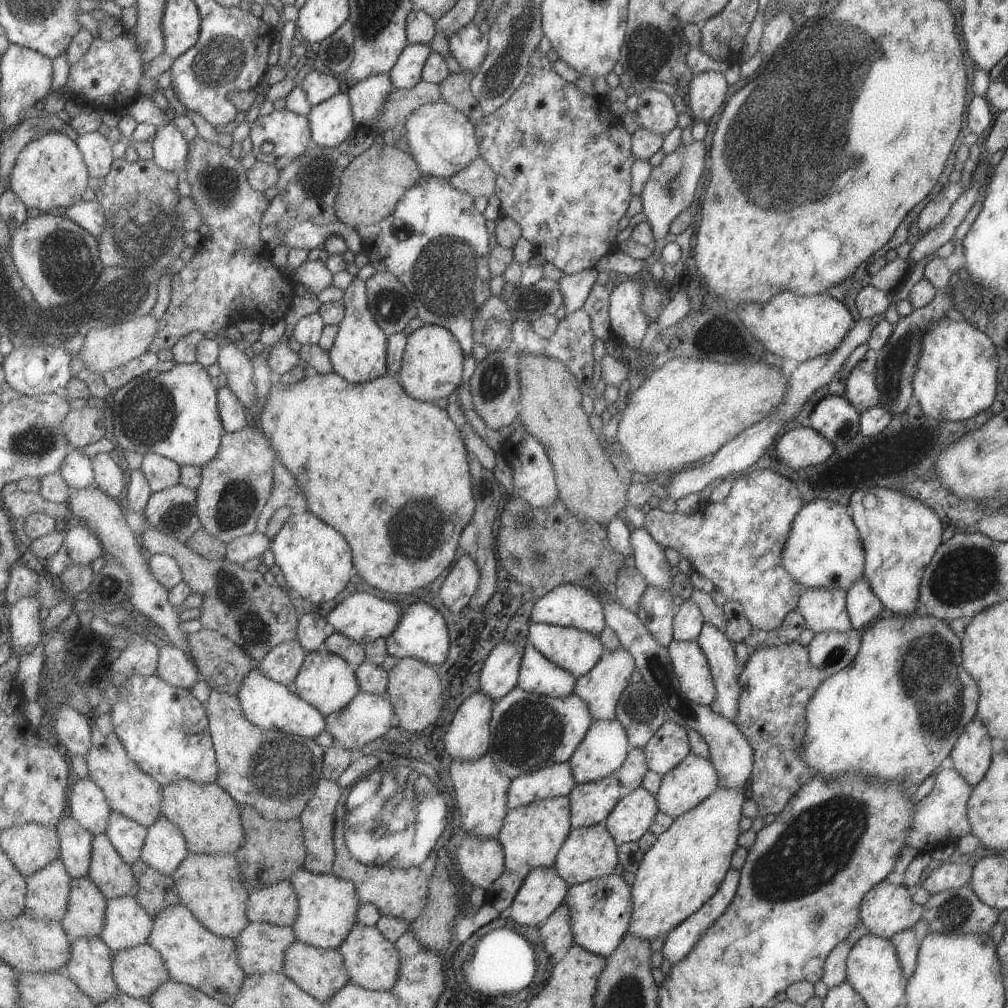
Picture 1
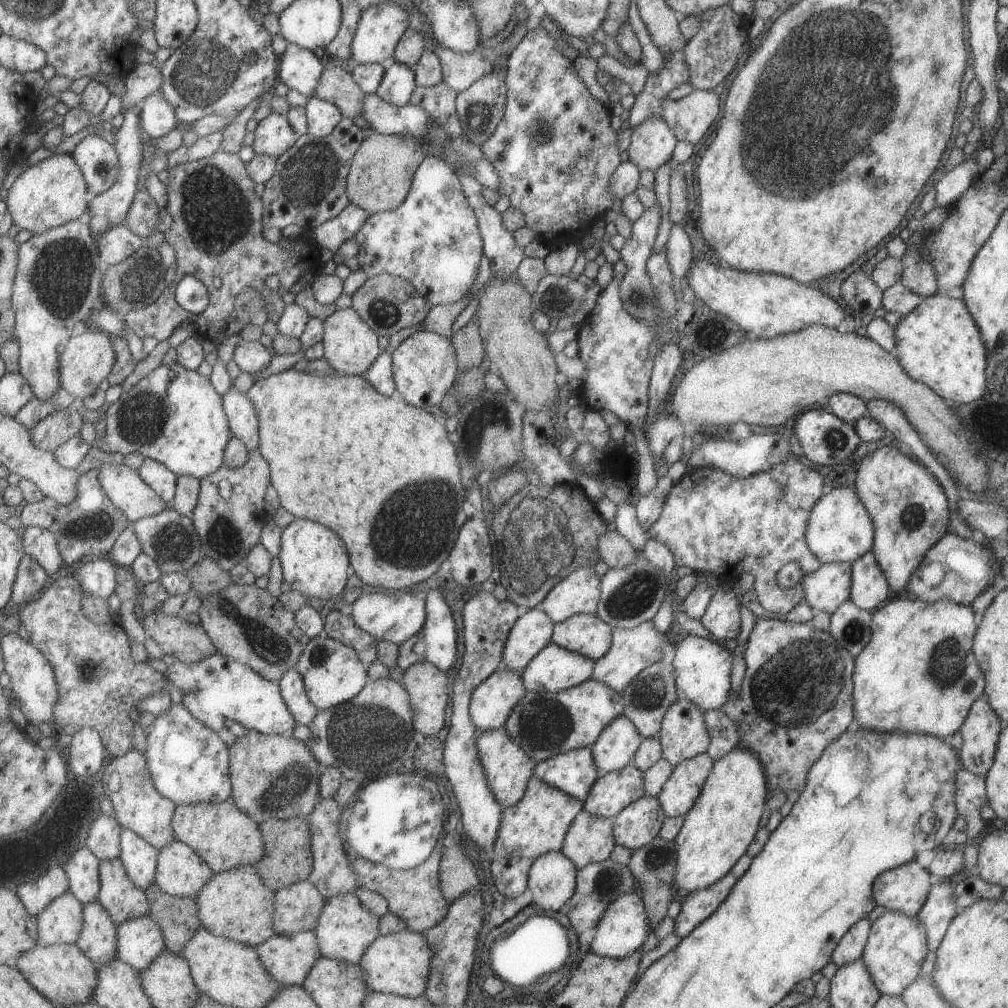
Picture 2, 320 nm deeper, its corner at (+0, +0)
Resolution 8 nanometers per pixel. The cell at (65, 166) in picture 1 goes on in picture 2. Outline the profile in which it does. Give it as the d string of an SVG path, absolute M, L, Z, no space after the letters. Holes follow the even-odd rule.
M72 154L53 155L51 158L29 166L18 176L9 189L7 202L13 222L31 235L43 234L69 221L86 218L90 204L87 204L88 184Z

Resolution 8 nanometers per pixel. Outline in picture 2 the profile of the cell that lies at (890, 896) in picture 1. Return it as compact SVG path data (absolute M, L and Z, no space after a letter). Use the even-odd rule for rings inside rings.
M910 860L878 874L872 882L872 897L887 911L915 917L925 902L933 879L927 869Z

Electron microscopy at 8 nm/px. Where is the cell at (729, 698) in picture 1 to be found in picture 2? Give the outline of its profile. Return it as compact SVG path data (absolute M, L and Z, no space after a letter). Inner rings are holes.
M732 584L728 588L718 587L698 618L705 630L715 638L735 638L739 634L738 594Z

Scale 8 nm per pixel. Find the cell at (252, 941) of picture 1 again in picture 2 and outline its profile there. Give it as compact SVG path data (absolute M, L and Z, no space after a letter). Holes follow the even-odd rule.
M315 931L297 933L296 935L272 936L267 942L257 945L258 953L264 962L265 968L284 985L304 985L312 970L323 956L320 940Z

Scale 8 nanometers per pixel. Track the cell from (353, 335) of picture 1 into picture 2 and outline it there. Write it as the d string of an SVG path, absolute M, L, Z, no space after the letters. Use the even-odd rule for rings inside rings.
M353 306L335 311L325 323L324 357L338 370L347 375L364 375L381 356L381 338Z

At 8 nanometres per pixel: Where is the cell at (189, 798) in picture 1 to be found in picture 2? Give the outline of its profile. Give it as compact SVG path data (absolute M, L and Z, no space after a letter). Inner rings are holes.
M233 800L224 803L191 803L178 805L173 817L177 840L200 853L215 874L235 867L256 865L266 855L267 844L260 824L242 811Z

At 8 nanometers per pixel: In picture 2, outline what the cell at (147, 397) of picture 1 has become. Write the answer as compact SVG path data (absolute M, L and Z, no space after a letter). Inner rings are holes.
M179 362L171 366L160 364L128 392L121 394L105 414L107 430L103 436L97 436L92 444L103 452L119 452L122 455L140 452L145 458L166 464L179 476L198 479L212 475L226 464L225 451L233 434L224 409L224 396L217 392L210 377L201 376Z

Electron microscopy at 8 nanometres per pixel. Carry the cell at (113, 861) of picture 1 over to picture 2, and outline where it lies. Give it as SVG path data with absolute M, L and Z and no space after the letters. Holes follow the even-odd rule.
M121 858L101 861L100 877L101 904L111 913L117 926L150 914L152 906L146 890L133 882Z

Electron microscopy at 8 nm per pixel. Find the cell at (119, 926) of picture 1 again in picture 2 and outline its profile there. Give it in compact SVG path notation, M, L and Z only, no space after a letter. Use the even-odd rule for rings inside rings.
M150 914L120 924L118 932L118 958L141 972L167 950L163 929Z

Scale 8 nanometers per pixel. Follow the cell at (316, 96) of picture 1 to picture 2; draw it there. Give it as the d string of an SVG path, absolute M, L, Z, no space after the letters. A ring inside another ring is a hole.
M288 43L285 52L281 55L279 80L310 99L314 96L324 70L324 58L317 58L311 49Z

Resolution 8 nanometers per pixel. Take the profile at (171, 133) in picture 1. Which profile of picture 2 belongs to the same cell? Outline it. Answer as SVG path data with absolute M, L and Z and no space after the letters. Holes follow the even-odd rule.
M162 90L155 91L143 100L141 124L151 138L164 137L179 122L176 108L167 100Z

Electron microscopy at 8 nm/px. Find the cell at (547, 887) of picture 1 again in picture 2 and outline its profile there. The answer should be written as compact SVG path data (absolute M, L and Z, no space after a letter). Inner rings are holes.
M560 850L540 854L528 872L528 888L535 906L549 912L573 896L576 866Z

